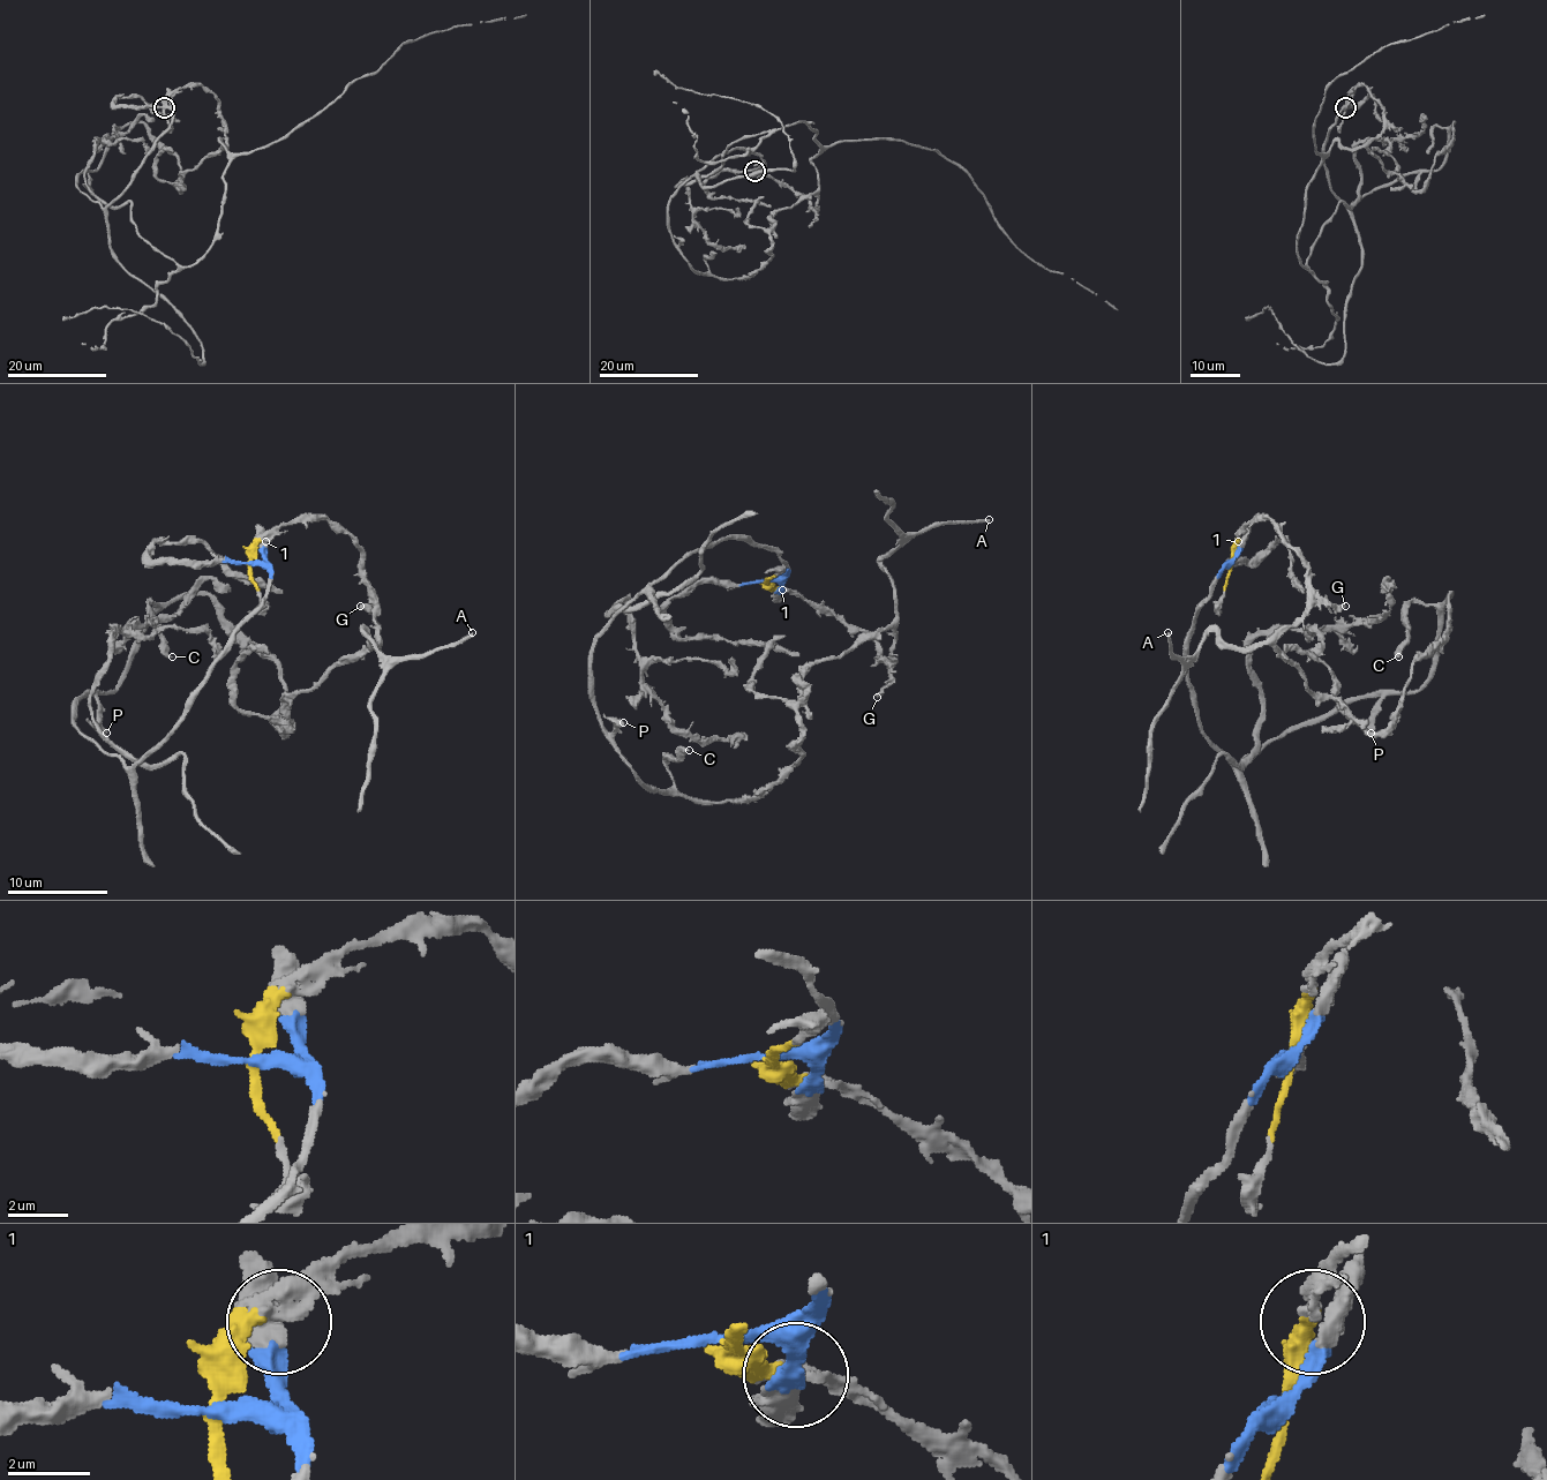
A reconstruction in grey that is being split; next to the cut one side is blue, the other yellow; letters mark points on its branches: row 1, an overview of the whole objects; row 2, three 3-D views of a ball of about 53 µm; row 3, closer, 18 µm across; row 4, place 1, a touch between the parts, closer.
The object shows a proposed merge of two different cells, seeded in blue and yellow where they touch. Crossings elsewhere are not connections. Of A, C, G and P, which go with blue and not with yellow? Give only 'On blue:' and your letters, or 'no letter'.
On blue: C, P

